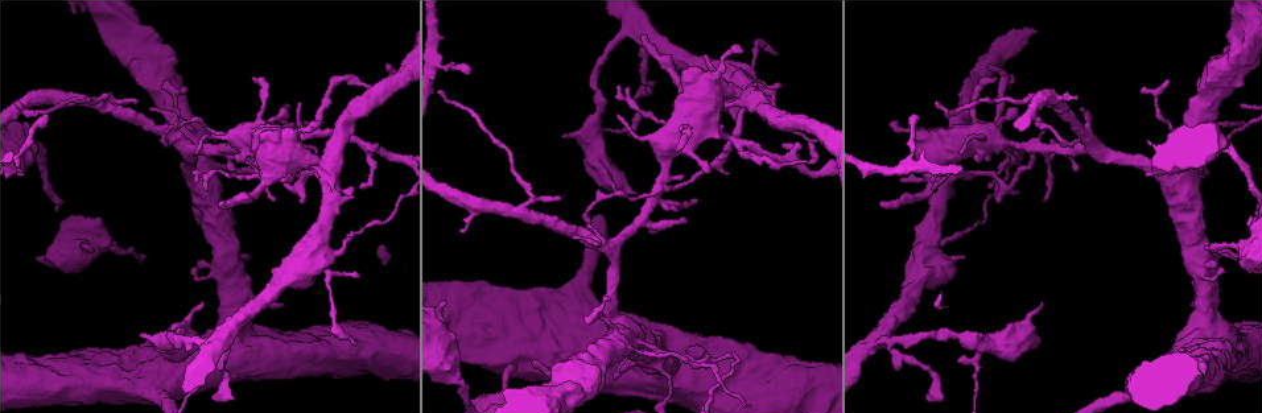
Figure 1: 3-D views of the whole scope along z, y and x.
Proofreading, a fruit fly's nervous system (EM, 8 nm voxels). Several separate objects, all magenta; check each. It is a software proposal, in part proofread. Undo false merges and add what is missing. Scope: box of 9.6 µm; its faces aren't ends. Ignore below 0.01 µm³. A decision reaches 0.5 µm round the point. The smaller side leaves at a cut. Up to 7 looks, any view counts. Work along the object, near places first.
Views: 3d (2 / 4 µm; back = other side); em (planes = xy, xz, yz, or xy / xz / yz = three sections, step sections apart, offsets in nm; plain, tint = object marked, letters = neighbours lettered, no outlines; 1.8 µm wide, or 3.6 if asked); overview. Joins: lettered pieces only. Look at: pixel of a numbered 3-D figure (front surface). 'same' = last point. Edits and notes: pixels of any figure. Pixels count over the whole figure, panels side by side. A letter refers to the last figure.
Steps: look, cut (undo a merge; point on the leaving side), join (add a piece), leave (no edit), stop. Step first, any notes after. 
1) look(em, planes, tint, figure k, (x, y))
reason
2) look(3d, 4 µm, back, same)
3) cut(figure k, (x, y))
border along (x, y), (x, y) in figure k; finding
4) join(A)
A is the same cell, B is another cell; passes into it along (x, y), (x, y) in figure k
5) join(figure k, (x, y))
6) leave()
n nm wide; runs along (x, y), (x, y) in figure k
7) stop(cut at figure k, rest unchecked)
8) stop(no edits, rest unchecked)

look(3d, 2 µm, back, figure 1, (1146, 173))

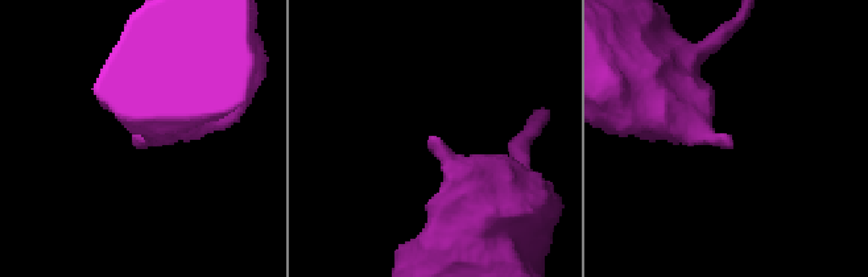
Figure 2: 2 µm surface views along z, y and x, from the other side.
look(em, planes, tint, figure 2, (729, 142))

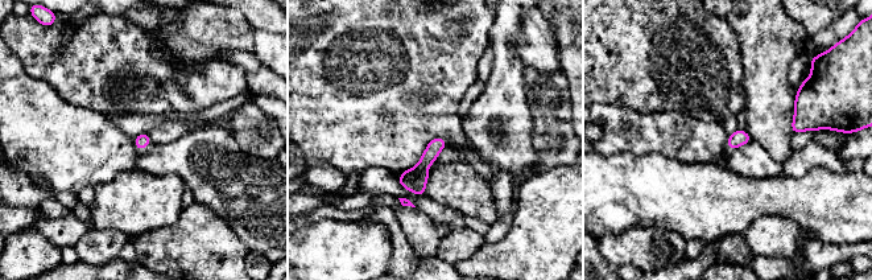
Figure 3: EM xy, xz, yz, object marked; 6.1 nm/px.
look(em, planes, letters, same)

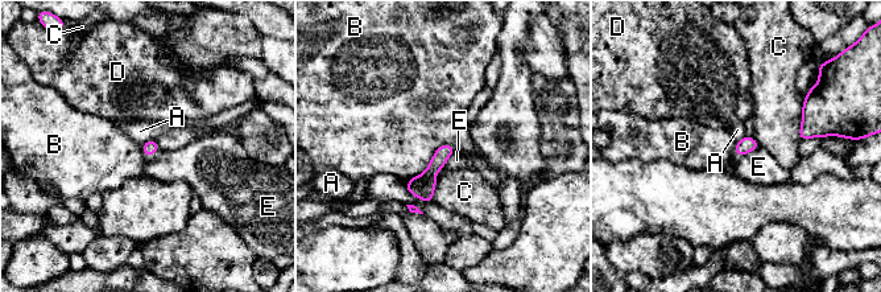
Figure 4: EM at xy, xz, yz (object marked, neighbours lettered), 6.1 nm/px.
leave()
A, B, C, D and E are other cells; border along (454, 148), (442, 144), (412, 177) in figure 4; no lettered piece goes on from it

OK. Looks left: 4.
look(em, xz, step 8, letters, figure 1, (1217, 251))
an open end

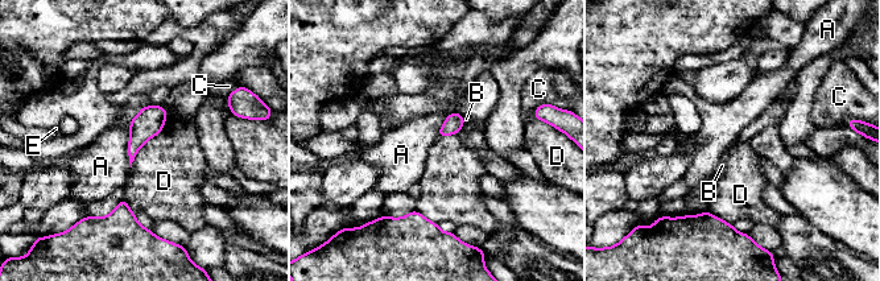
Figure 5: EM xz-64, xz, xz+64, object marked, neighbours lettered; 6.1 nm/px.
look(em, planes, letters, same)

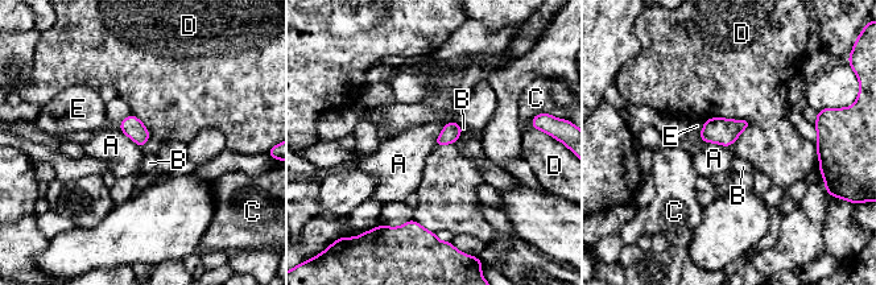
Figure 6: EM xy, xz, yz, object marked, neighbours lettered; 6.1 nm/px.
leave()
110 nm wide; D touches over 280 nm; A, B, C, D and E are other cells; no lettered piece goes on from it

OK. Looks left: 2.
stop(no edits, rest unchecked)

